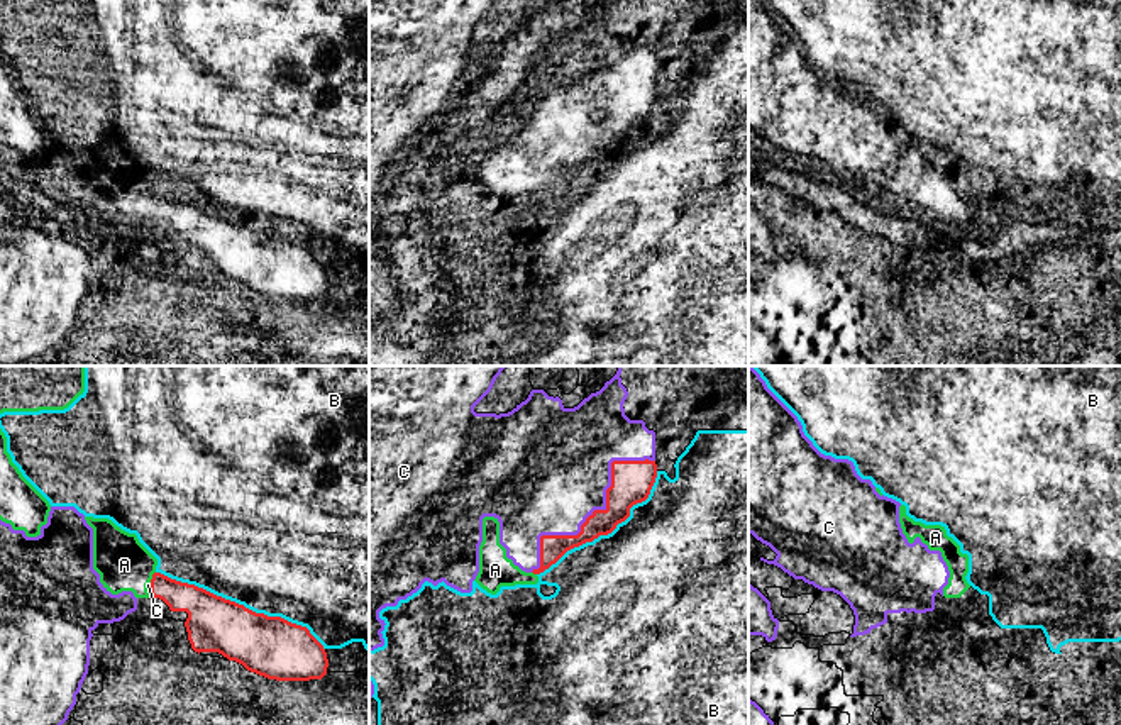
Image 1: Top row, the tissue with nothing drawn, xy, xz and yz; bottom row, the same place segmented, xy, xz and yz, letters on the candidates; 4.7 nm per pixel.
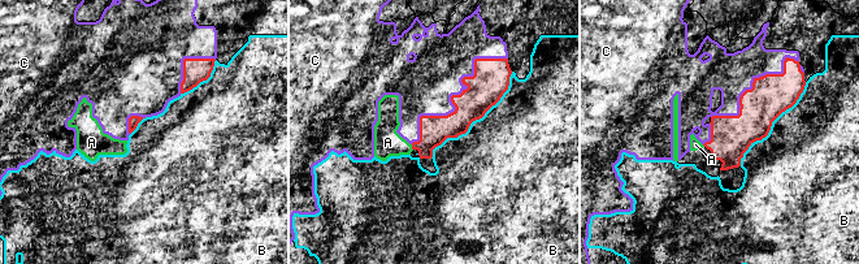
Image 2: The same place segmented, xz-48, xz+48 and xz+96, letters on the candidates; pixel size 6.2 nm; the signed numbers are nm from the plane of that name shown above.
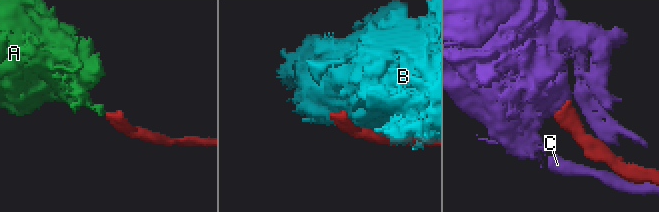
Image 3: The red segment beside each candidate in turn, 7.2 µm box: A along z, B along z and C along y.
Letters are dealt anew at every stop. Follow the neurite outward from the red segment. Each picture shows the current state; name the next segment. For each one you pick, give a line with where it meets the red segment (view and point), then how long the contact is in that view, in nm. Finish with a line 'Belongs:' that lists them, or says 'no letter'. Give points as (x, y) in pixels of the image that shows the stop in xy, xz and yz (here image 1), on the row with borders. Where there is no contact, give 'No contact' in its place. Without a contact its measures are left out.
A: Touches red at xy (153, 578). Shared border 70 nm
Belongs: A

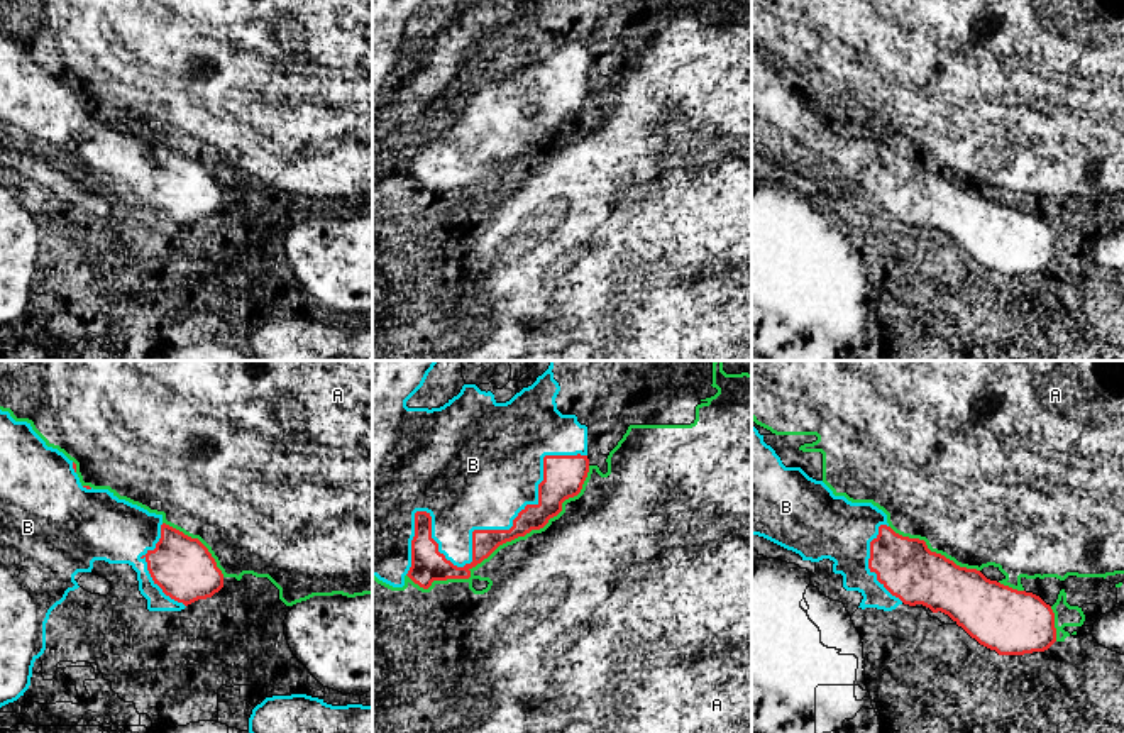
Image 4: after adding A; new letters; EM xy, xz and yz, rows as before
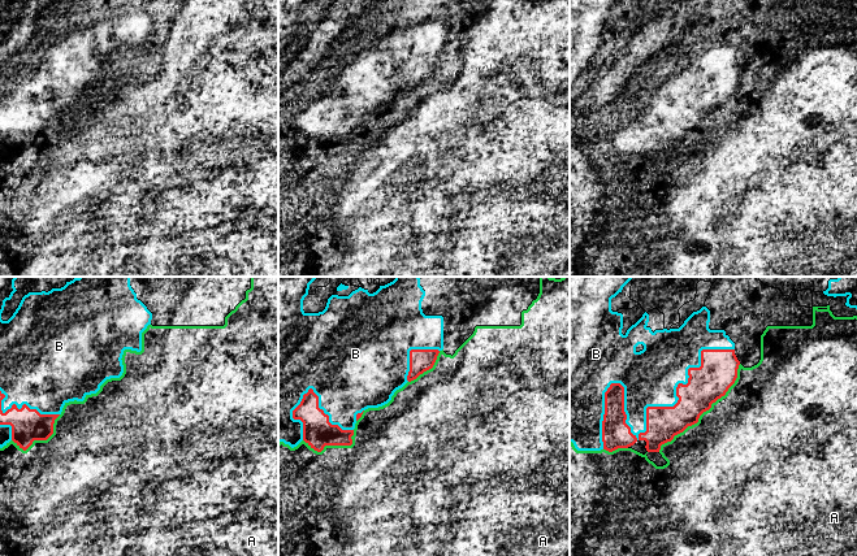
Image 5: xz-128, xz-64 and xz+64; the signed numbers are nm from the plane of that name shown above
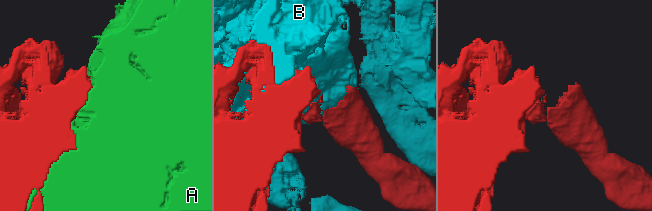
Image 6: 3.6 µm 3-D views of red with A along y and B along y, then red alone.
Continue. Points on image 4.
Belongs: no letter

